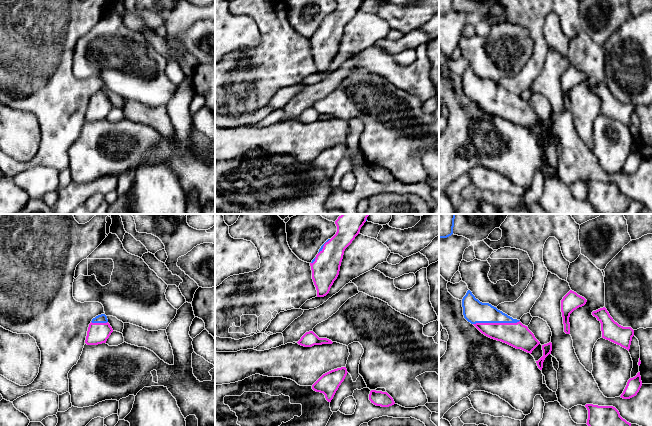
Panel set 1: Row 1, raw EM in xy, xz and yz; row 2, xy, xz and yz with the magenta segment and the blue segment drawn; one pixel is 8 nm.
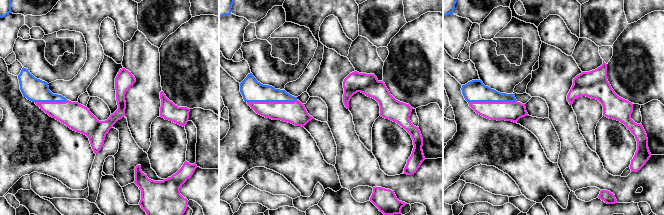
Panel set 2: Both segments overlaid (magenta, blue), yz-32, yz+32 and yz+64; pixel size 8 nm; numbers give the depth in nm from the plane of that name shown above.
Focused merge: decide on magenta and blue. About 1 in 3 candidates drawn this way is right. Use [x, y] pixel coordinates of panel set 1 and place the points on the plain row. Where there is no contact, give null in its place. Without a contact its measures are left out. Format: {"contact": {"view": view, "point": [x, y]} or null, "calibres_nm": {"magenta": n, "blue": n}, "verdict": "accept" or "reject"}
{"contact": {"view": "yz", "point": [496, 99]}, "calibres_nm": {"magenta": 200, "blue": 190}, "verdict": "accept"}

